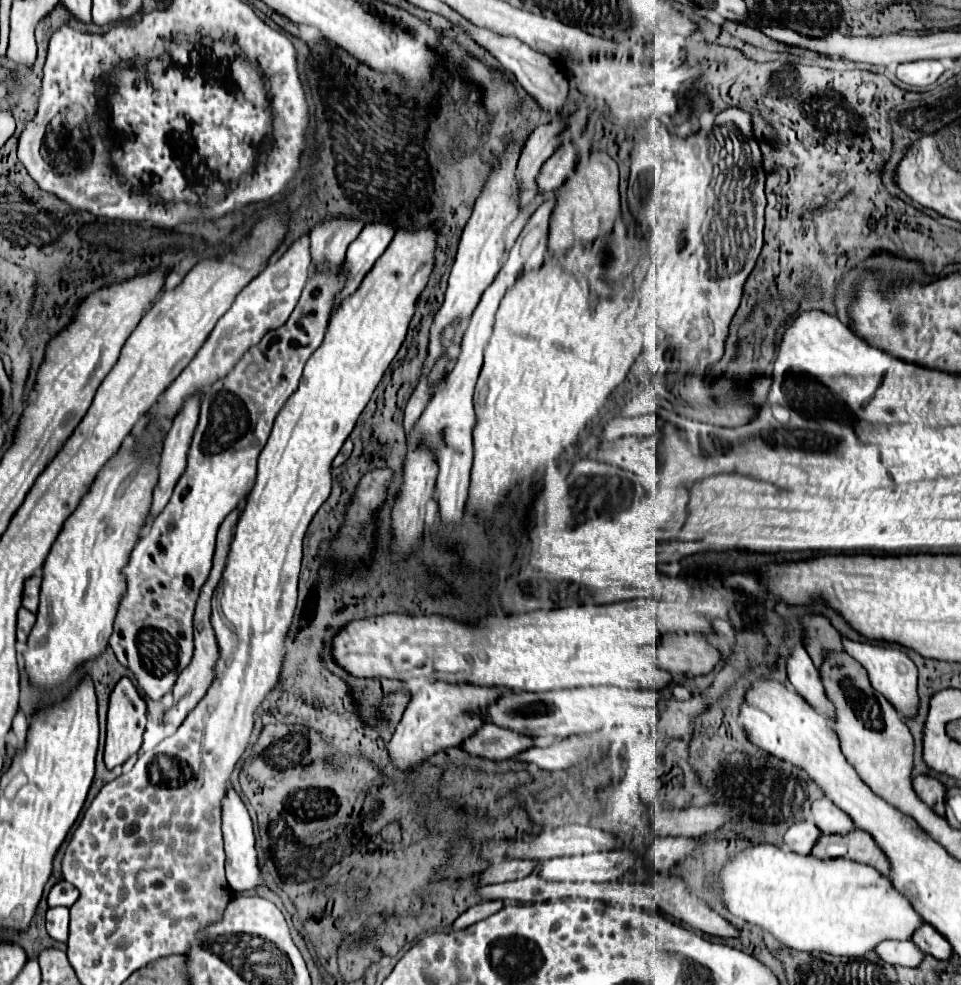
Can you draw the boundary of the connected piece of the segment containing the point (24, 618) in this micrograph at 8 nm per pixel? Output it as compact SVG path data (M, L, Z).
M20 608L20 610L18 610L18 620L16 620L16 640L18 640L20 644L26 642L28 634L30 634L30 630L32 630L32 626L34 626L34 622L36 622L36 616L34 616L32 612L28 612L26 608Z

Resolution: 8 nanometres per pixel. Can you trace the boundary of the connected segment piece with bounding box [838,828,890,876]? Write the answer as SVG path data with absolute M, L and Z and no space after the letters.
M856 828L848 836L850 836L850 844L844 844L844 840L838 836L838 856L852 858L854 862L862 862L862 864L874 866L880 874L890 876L888 856L880 850L876 840L868 832Z

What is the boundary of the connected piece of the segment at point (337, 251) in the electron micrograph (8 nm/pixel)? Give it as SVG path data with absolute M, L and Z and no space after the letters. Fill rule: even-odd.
M330 216L316 224L310 230L310 240L312 240L312 262L318 266L320 260L330 260L330 262L340 262L346 256L348 244L360 234L364 228L362 218L346 218L346 216Z

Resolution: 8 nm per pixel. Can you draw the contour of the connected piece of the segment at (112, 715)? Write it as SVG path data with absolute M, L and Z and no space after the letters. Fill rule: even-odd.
M120 678L110 694L110 708L108 708L108 736L106 736L106 750L104 750L104 762L106 768L122 766L132 754L138 752L142 744L142 734L146 726L146 702L132 684L130 678Z

